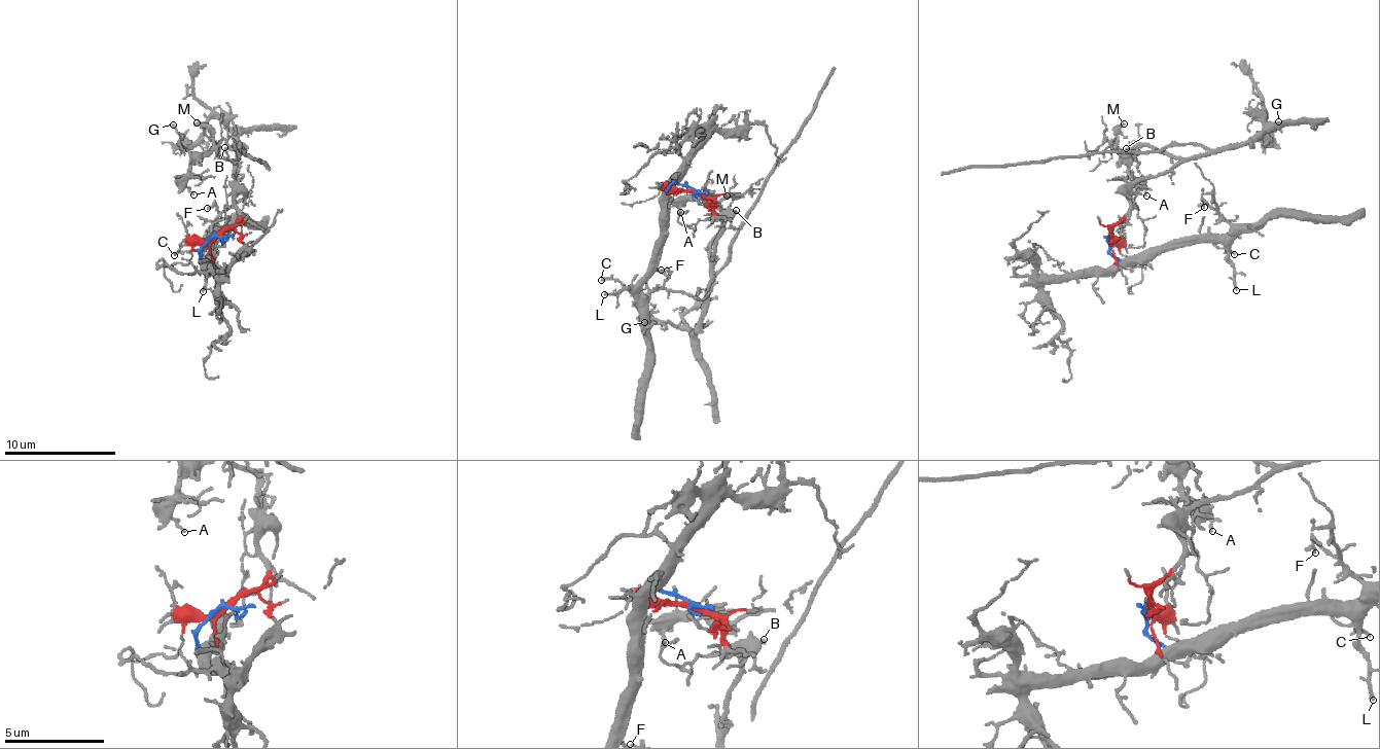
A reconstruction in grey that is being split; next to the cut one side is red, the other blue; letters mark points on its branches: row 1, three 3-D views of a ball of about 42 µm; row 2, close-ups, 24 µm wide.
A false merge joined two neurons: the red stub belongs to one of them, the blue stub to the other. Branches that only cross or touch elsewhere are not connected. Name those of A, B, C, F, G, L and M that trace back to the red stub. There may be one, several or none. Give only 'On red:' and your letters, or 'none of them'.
On red: A, B, G, M

